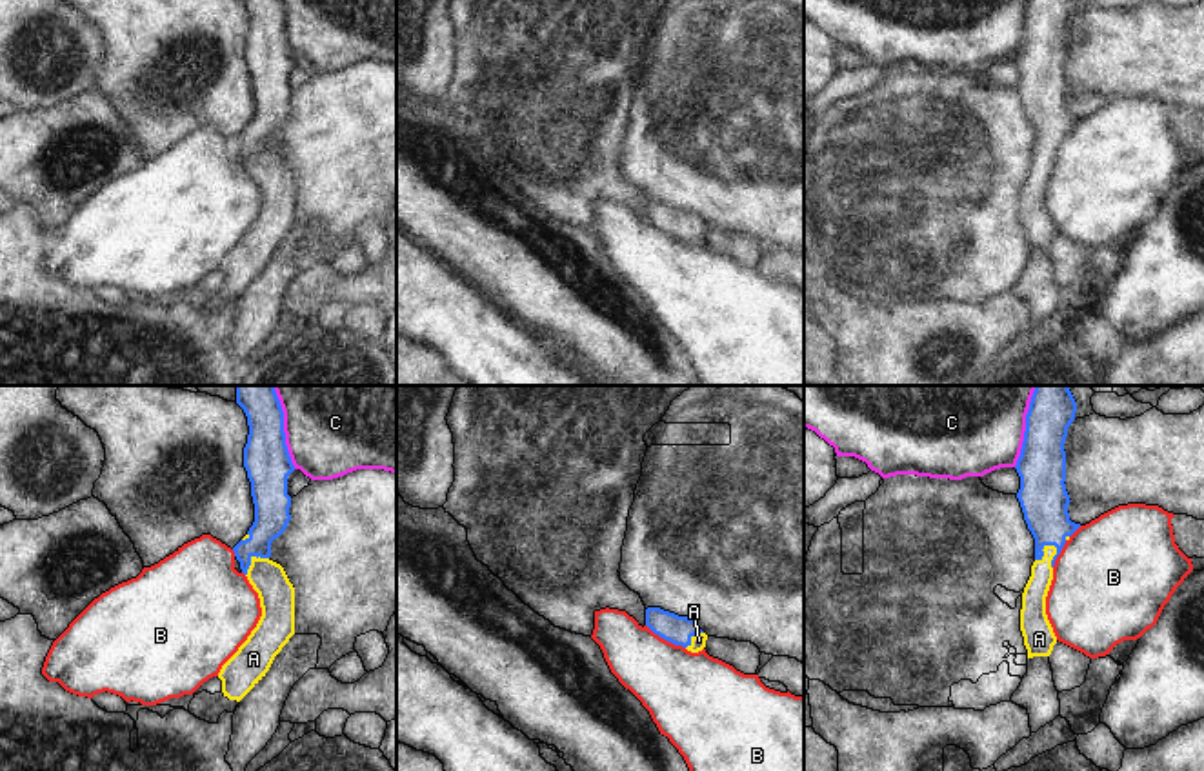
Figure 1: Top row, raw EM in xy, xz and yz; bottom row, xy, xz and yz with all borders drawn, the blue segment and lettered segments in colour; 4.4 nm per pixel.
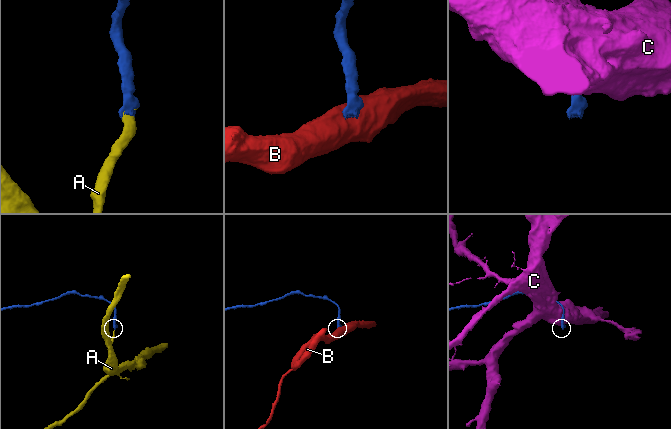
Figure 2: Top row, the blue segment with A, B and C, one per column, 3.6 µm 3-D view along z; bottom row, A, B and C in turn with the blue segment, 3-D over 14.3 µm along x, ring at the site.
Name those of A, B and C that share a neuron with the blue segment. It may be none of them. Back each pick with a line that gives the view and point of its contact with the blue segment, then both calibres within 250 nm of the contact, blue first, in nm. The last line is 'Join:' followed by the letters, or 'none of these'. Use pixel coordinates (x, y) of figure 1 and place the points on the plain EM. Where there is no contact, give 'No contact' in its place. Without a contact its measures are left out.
A: Touches blue at yz (1057, 146). Thickness 220 nm (blue) against 110 nm
Join: A.

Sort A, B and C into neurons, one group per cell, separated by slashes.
A / B / C

